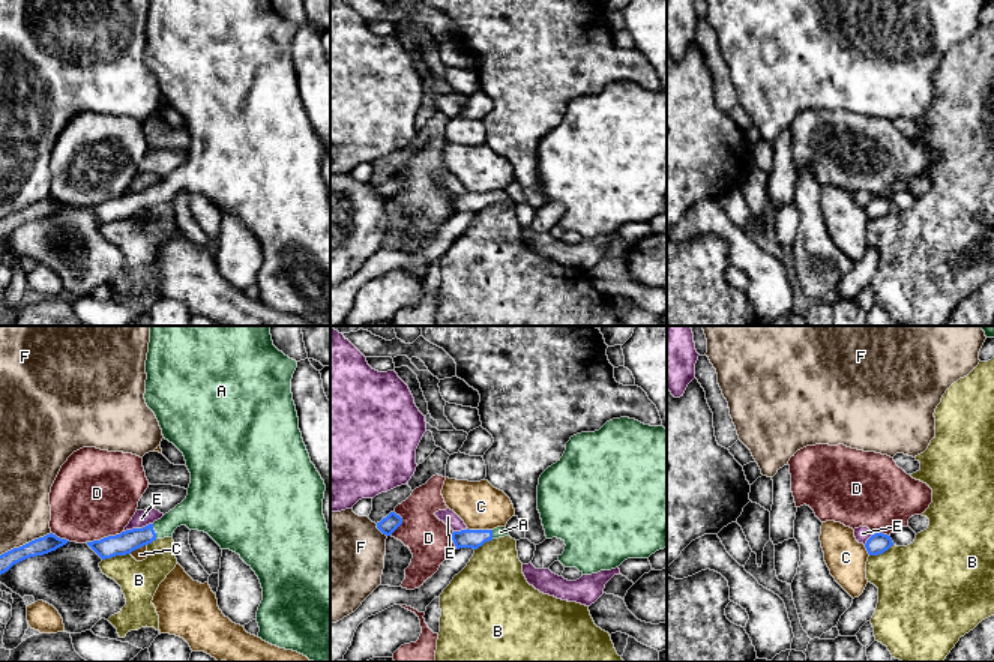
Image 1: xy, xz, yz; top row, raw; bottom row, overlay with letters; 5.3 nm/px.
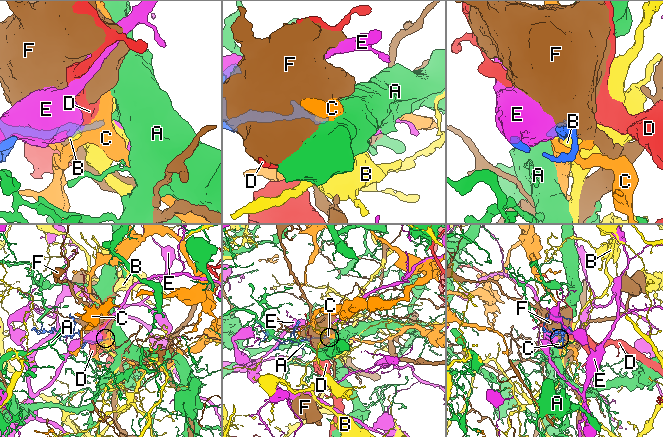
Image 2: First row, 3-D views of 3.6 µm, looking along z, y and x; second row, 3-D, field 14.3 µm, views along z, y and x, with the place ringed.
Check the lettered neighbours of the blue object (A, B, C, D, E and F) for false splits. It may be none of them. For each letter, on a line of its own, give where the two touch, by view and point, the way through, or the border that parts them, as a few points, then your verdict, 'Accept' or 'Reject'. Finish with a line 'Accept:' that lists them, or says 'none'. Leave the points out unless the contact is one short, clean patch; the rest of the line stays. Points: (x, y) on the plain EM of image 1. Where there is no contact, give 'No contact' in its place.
A: Touches blue at xy (153, 195). Path across: xy (128, 204), (153, 195), (179, 179), (195, 176). Accept
B: Touches blue at xy (116, 218). Reject
C: Touches blue at xz (479, 194). Boundary: xz (467, 191), (491, 194). Reject
D: Touches blue at xy (104, 201). Boundary: xy (122, 194), (87, 206). Reject
E: Touches blue at xy (137, 192). Reject
F: Touches blue at xy (26, 207). Reject
Accept: A

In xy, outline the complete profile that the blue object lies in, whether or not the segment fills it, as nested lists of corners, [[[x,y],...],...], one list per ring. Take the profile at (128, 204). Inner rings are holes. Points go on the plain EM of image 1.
[[[150,0],[144,63],[164,102],[185,120],[191,137],[188,159],[153,188],[87,209],[105,224],[171,201],[180,189],[204,195],[221,213],[239,218],[258,240],[263,252],[255,282],[258,302],[312,326],[330,326],[330,195],[323,179],[326,149],[311,126],[299,93],[291,57],[296,32],[297,26],[279,15],[272,0]]]

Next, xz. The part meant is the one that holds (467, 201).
[[[497,191],[494,194],[461,194],[453,195],[450,203],[453,204],[456,213],[459,212],[473,212],[477,213],[485,206],[492,203],[509,200],[506,191]]]

